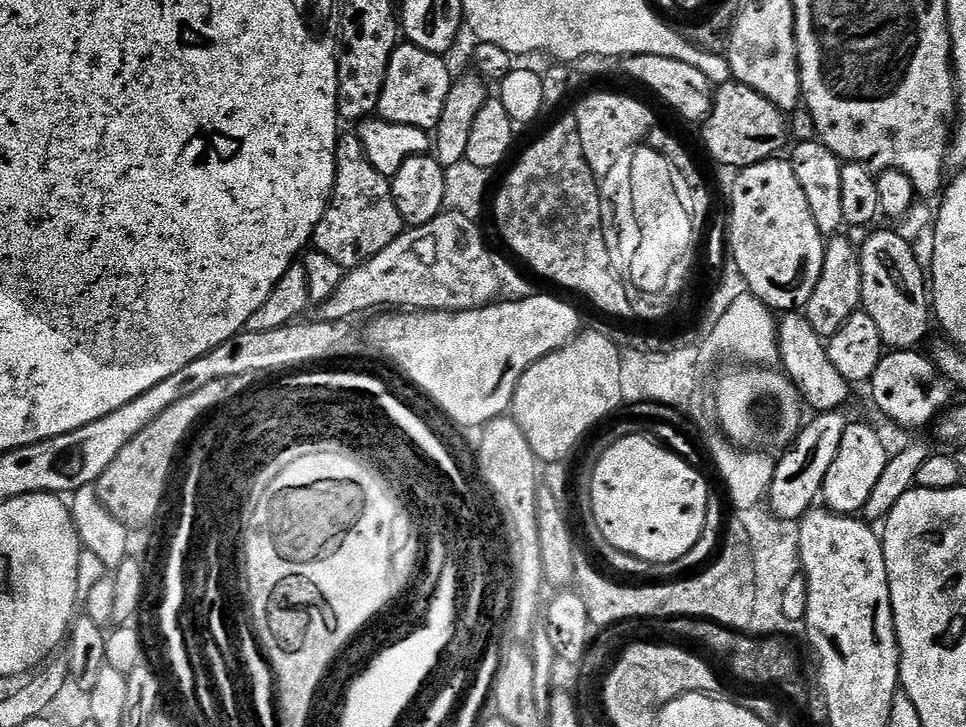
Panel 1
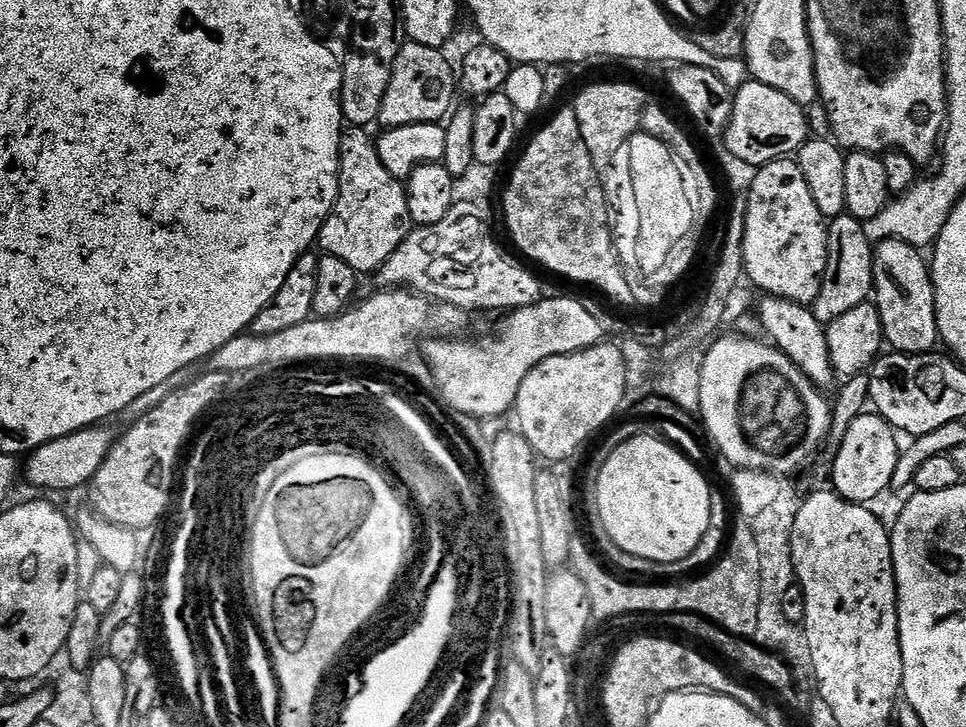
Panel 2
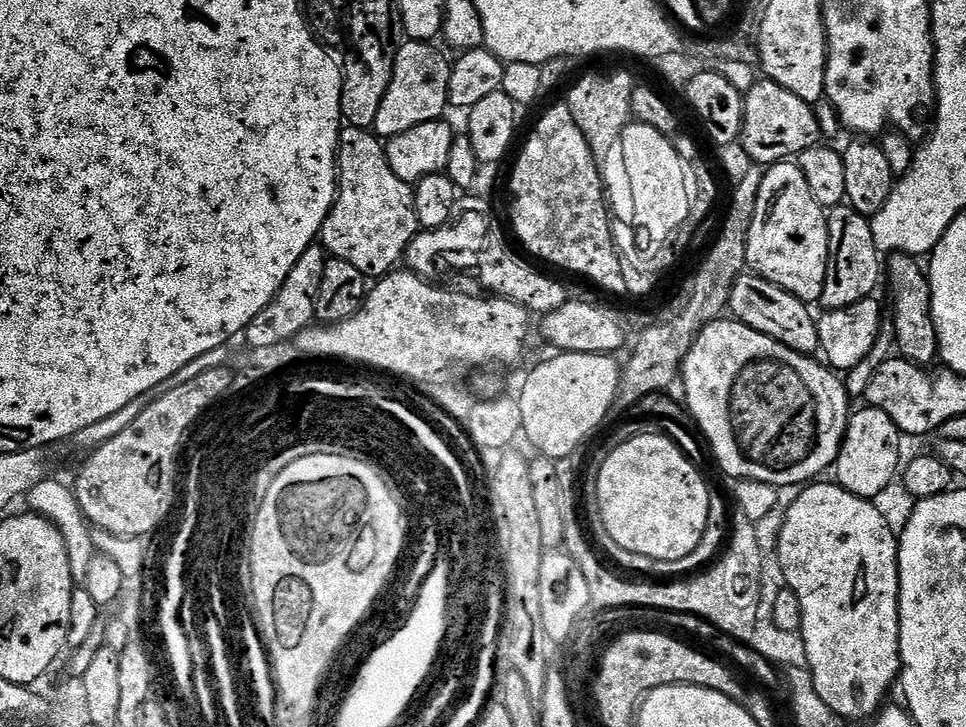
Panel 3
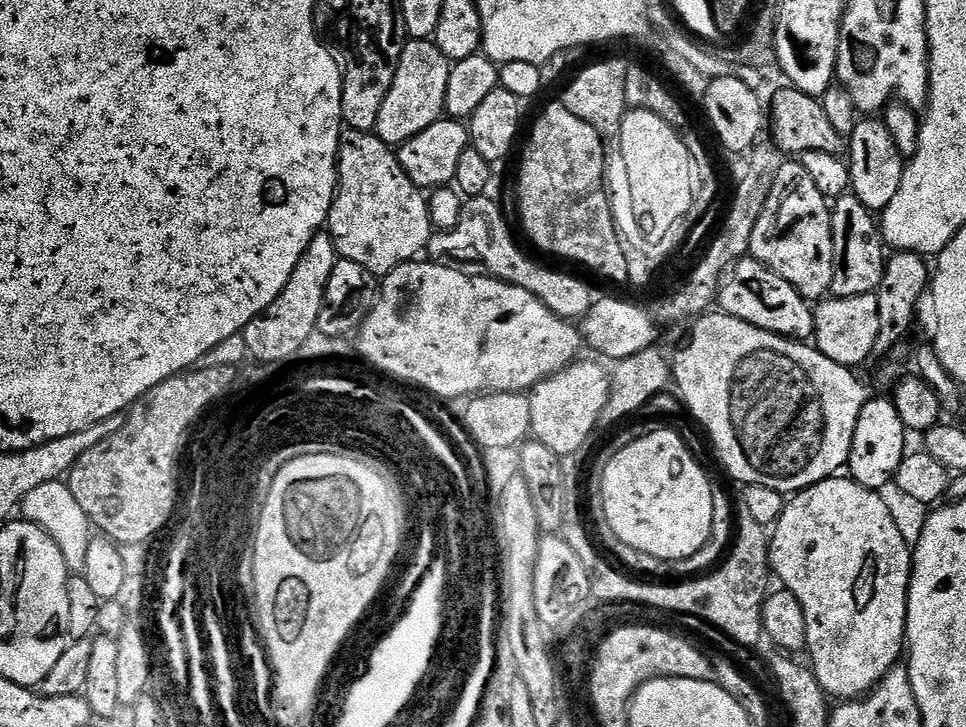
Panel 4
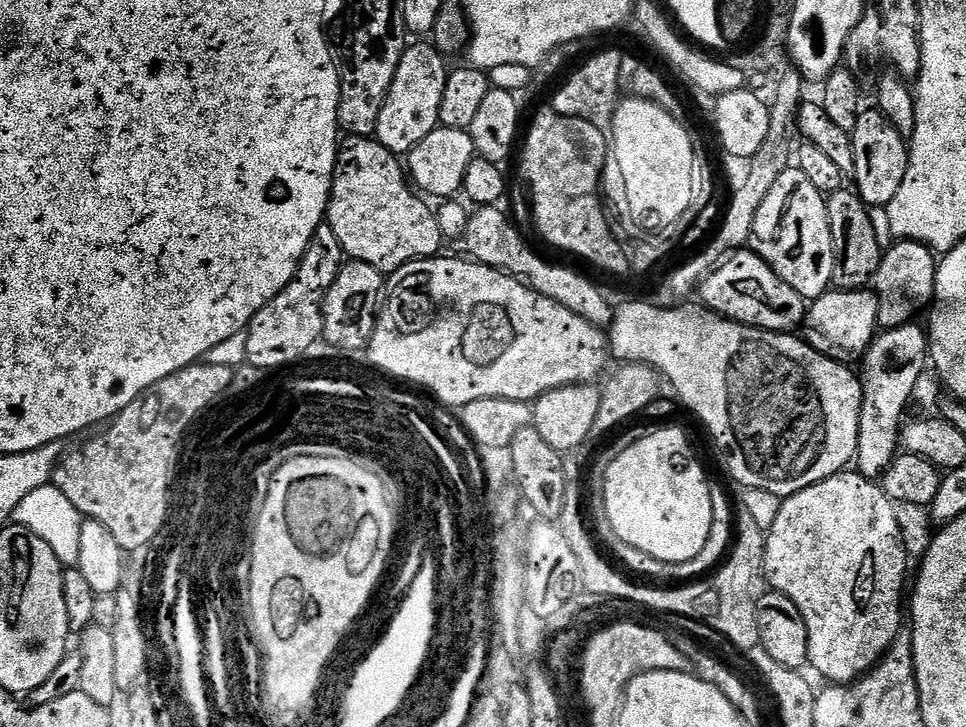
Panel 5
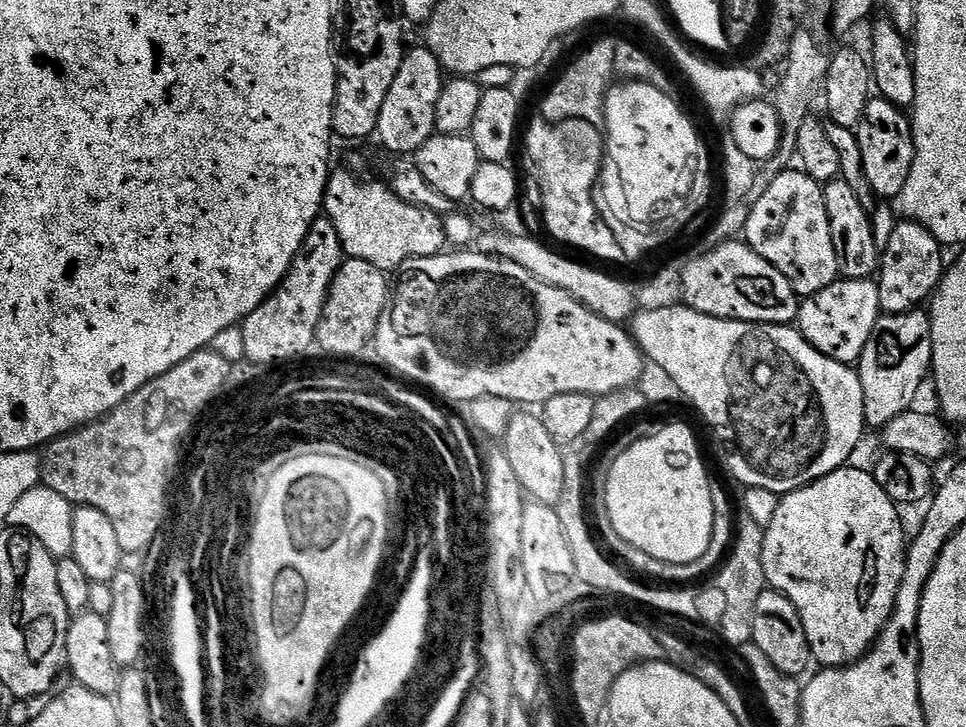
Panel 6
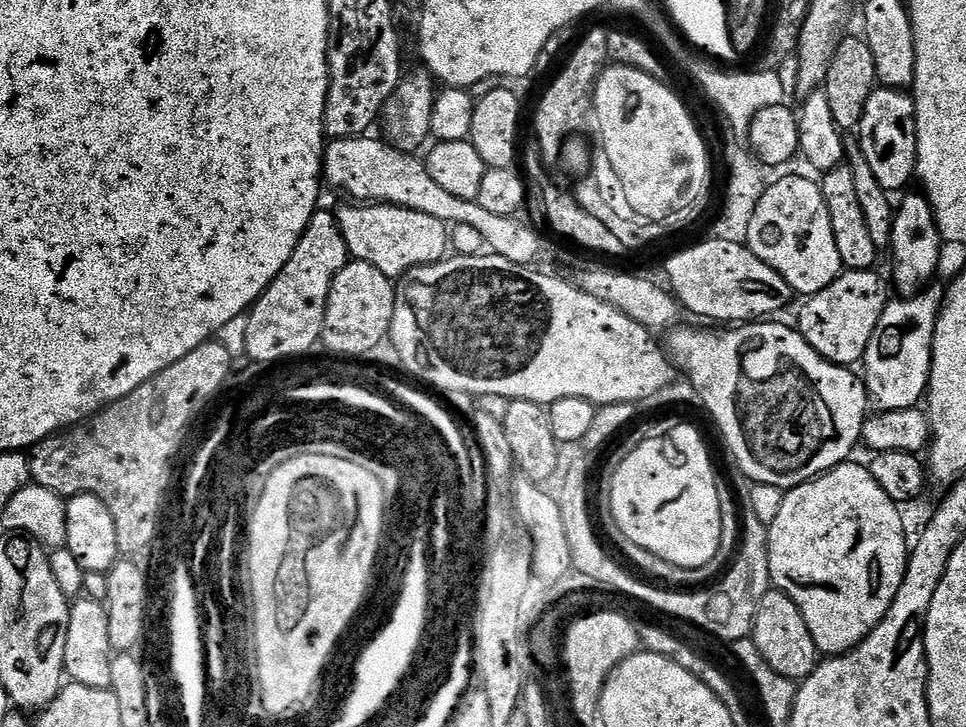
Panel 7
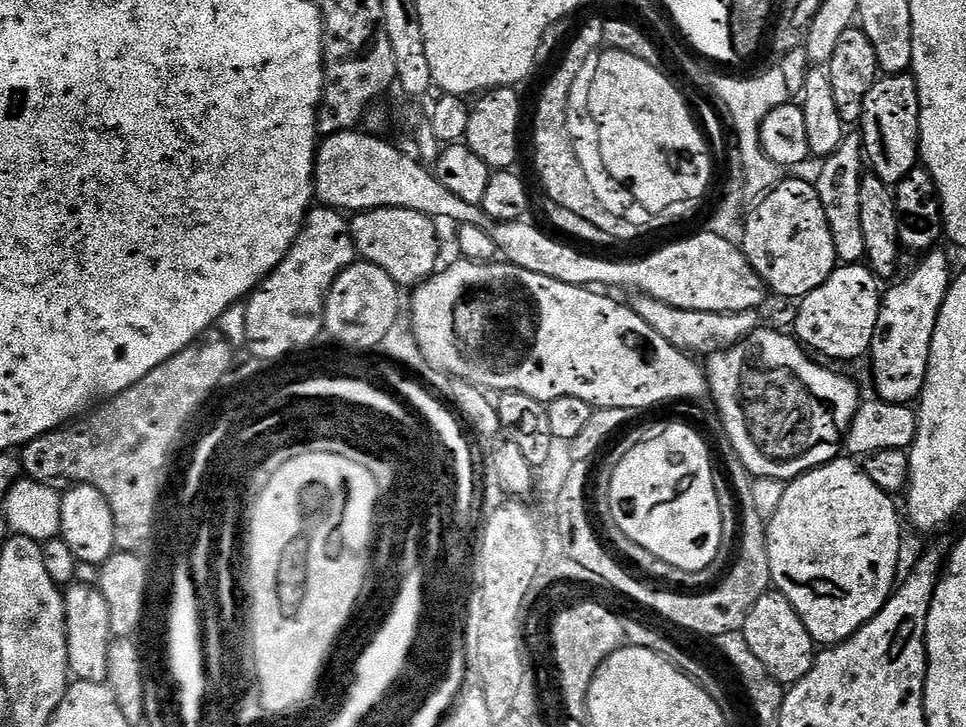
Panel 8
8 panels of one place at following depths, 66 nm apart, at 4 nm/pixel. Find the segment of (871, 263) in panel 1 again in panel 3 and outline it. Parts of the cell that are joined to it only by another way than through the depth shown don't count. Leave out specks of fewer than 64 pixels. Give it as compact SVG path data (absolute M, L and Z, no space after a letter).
M892 254L886 260L886 280L892 283L896 291L896 313L890 316L896 328L896 348L899 355L913 364L928 366L933 359L937 359L940 347L938 334L932 317L932 291L928 285L925 269L920 268L911 256Z

